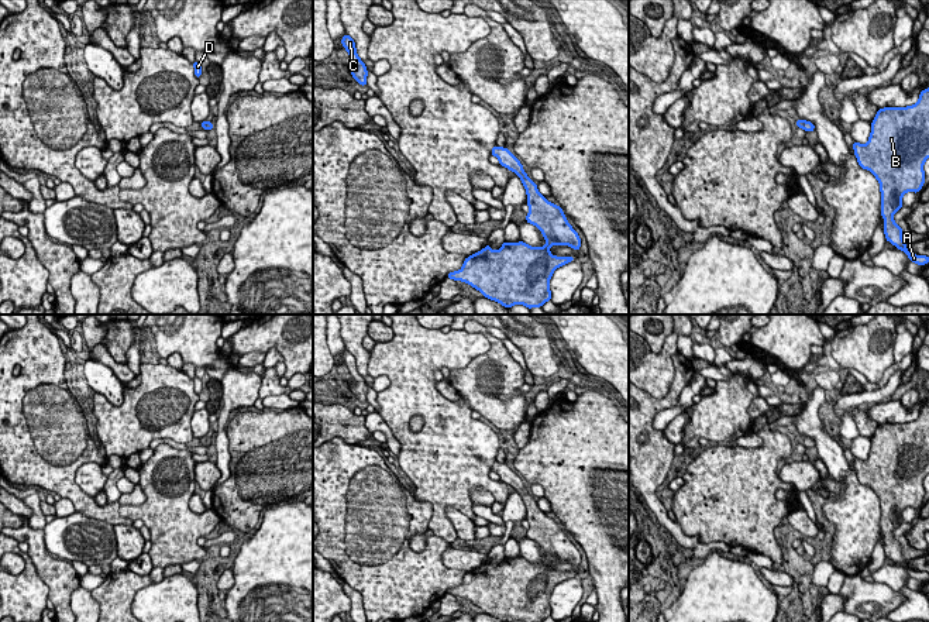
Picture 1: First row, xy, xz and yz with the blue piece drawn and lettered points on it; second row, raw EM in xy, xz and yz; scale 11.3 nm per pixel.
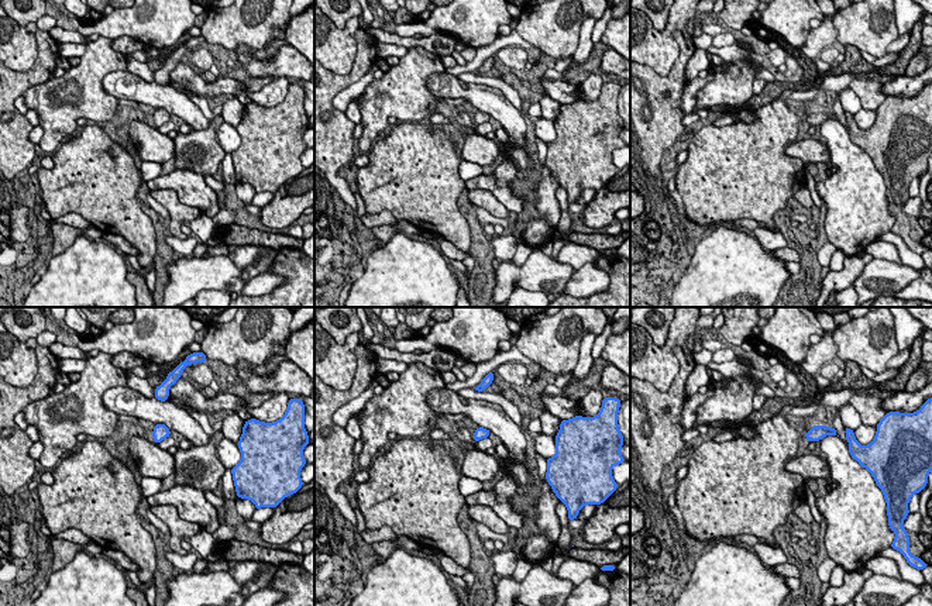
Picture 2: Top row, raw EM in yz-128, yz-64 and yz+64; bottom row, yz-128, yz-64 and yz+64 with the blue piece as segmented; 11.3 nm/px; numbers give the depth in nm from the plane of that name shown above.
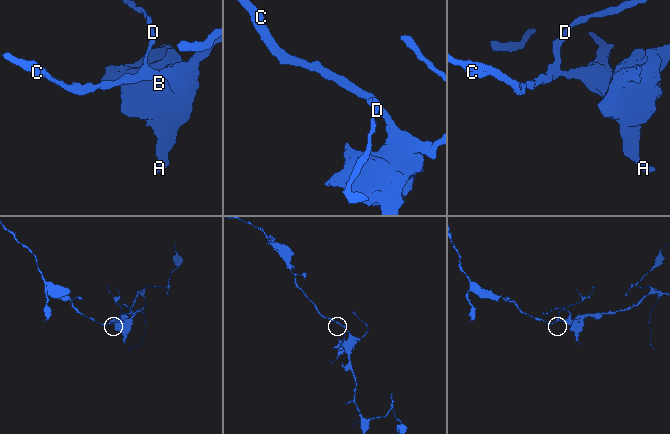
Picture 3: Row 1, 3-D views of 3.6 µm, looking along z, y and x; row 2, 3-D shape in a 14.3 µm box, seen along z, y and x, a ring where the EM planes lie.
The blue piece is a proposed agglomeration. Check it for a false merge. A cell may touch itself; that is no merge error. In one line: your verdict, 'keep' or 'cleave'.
keep

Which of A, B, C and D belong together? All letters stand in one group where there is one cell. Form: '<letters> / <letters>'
A B C D

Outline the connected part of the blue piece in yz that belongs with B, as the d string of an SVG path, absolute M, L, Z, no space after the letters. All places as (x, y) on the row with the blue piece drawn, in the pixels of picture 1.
M929 87L921 92L919 100L912 106L880 109L871 121L868 142L853 141L853 150L859 165L870 171L880 183L885 240L902 250L909 261L923 267L929 257L908 251L902 240L902 227L895 224L892 216L904 207L902 196L909 190L918 195L925 183L923 165L929 158Z

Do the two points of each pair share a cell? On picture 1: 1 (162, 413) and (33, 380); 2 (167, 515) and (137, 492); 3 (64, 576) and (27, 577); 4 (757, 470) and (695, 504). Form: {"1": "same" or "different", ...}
{"1": "different", "2": "different", "3": "different", "4": "same"}

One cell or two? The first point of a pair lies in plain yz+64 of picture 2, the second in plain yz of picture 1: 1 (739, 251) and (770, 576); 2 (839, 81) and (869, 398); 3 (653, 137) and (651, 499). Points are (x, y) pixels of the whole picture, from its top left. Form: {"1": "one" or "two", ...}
{"1": "two", "2": "one", "3": "one"}

